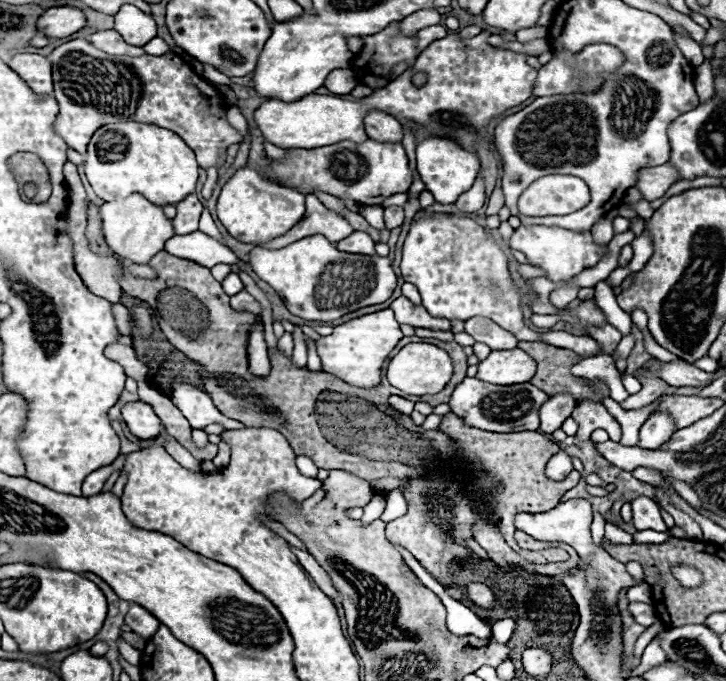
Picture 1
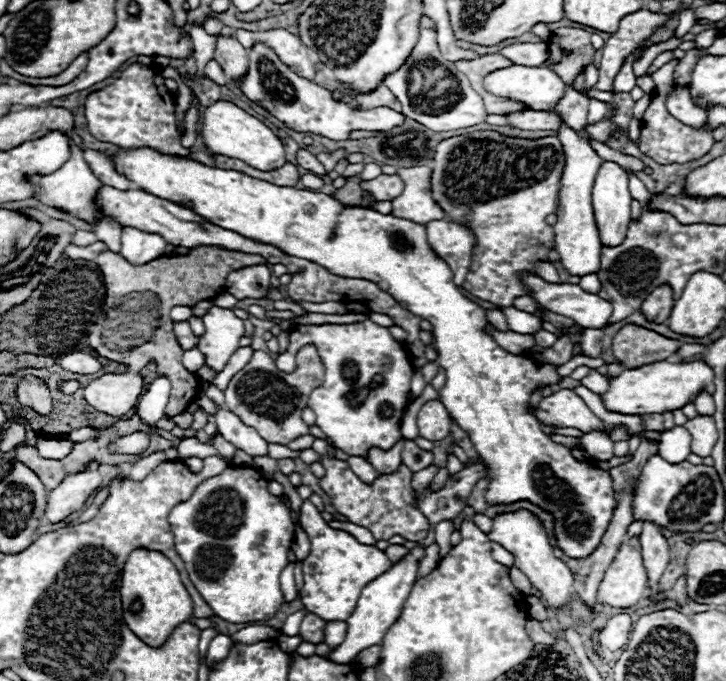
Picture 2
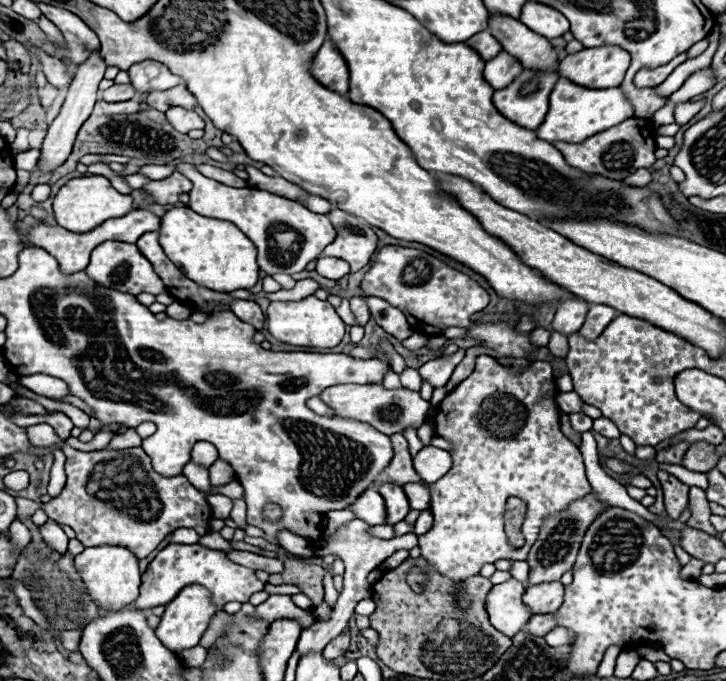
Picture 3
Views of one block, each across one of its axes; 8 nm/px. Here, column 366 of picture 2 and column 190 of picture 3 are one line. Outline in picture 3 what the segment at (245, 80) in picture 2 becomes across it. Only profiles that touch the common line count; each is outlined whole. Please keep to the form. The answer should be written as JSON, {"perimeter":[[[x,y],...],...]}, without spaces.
{"perimeter":[[[172,106],[172,108],[166,112],[166,118],[168,118],[168,122],[170,122],[176,130],[180,130],[180,132],[184,132],[184,134],[188,134],[190,130],[200,130],[200,128],[204,128],[204,120],[202,120],[194,110],[184,110],[184,108],[180,108],[180,106]]]}

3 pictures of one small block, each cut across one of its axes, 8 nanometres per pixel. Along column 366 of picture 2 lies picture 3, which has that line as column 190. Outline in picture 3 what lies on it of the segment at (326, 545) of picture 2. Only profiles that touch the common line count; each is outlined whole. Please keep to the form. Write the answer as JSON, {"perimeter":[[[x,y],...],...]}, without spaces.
{"perimeter":[[[172,544],[166,546],[150,564],[148,570],[142,574],[142,584],[140,584],[140,596],[136,598],[134,606],[138,610],[144,608],[154,608],[154,606],[162,606],[172,602],[172,598],[176,598],[176,594],[190,584],[202,584],[210,590],[212,594],[212,602],[218,606],[224,606],[226,602],[238,600],[238,602],[248,602],[250,596],[254,592],[264,590],[264,582],[258,580],[256,572],[252,568],[234,564],[226,558],[224,552],[220,550],[208,550],[202,548],[198,544]]]}

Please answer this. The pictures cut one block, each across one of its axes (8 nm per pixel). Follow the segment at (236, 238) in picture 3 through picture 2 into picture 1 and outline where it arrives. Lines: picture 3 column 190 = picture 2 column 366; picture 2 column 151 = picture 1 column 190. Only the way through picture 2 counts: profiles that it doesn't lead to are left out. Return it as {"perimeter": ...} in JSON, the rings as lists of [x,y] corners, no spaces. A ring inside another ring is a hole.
{"perimeter":[[[142,122],[106,124],[96,130],[88,144],[84,170],[94,192],[106,202],[138,192],[158,206],[176,204],[194,192],[198,180],[198,164],[192,148],[188,148],[186,142],[172,130]],[[108,152],[120,154],[120,160],[102,162],[102,156]]]}

